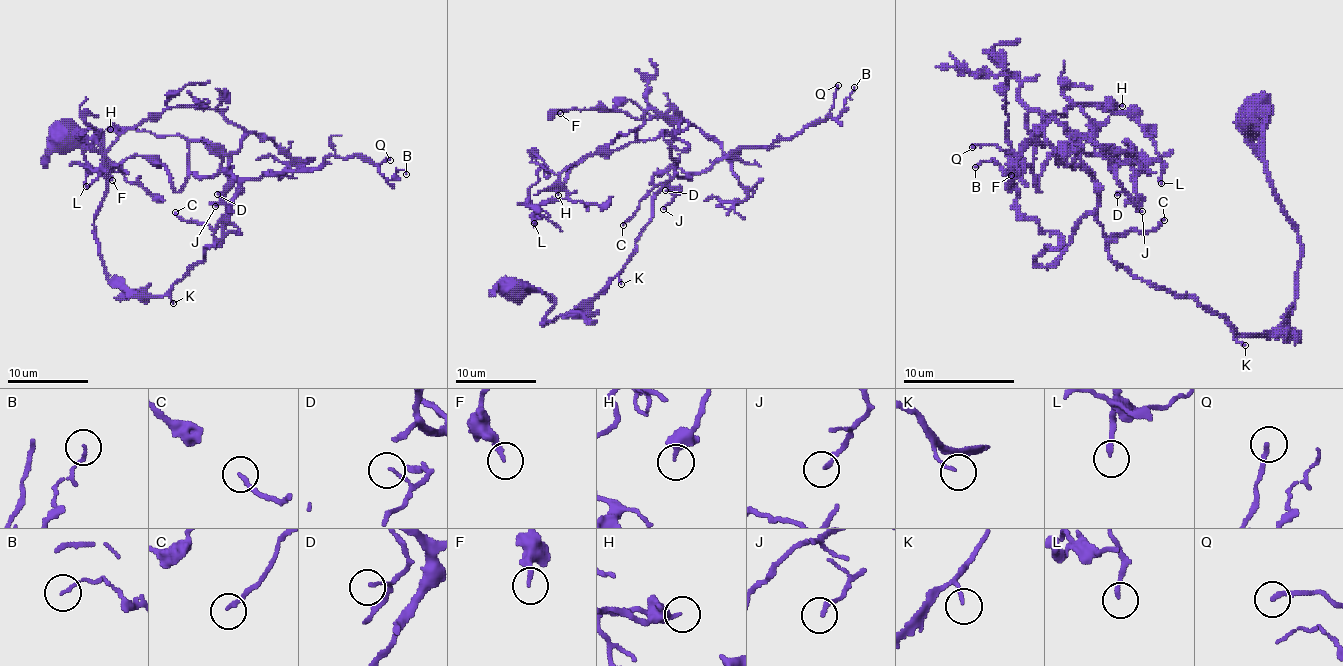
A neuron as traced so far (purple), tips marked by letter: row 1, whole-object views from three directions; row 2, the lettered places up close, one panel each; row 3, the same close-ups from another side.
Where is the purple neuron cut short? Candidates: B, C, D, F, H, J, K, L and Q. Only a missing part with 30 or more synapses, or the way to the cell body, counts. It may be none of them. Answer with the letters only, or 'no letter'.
no letter

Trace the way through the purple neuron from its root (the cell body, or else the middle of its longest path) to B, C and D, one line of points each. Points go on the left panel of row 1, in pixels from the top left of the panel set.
B: (65, 139), (102, 139), (98, 253), (146, 295), (203, 259), (246, 180), (331, 156), (406, 174)
C: (65, 139), (102, 139), (96, 243), (130, 289), (163, 295), (213, 243), (207, 224), (175, 212)
D: (65, 139), (102, 139), (98, 253), (134, 291), (163, 295), (203, 259), (238, 186), (226, 153), (217, 194)

